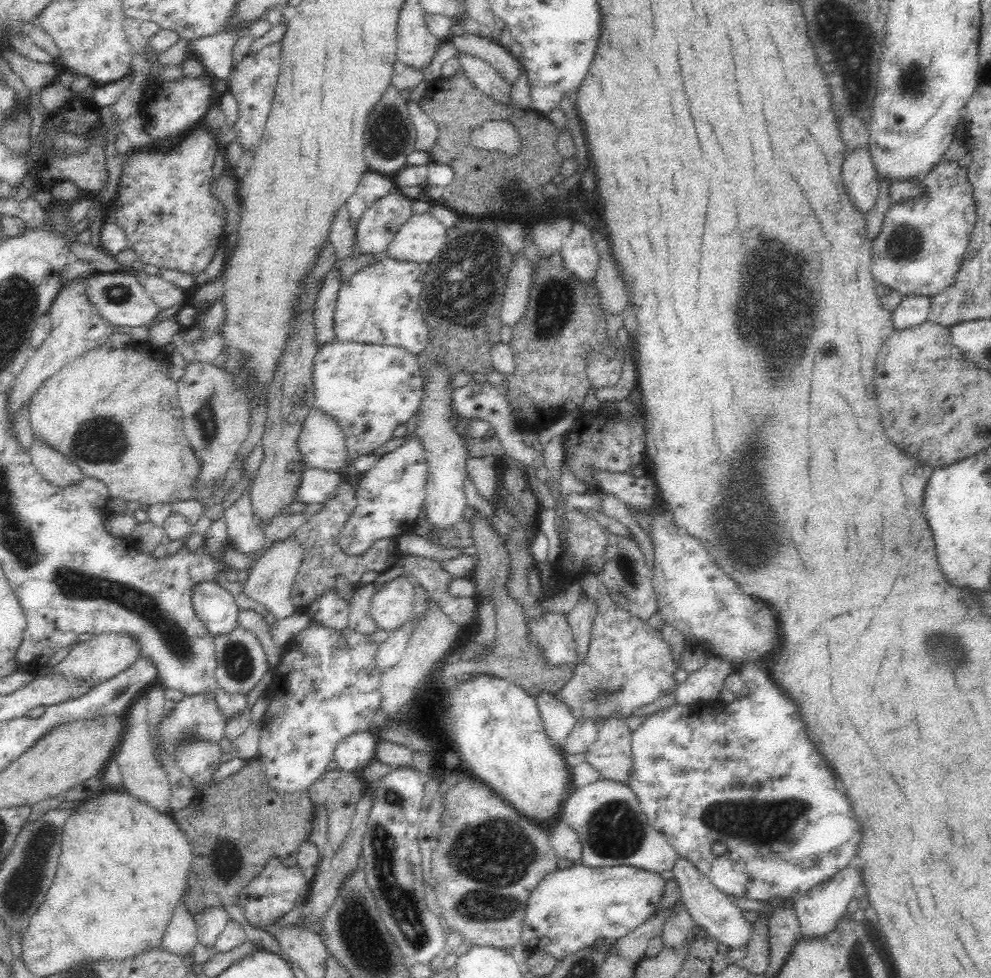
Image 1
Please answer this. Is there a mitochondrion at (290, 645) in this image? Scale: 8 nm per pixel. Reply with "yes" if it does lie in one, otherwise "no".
no

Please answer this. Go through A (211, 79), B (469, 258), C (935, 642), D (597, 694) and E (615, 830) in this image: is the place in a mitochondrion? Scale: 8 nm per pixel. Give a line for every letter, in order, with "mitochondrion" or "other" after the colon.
A: other
B: mitochondrion
C: mitochondrion
D: mitochondrion
E: mitochondrion

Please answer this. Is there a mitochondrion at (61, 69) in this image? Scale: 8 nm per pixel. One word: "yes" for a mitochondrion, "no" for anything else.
no

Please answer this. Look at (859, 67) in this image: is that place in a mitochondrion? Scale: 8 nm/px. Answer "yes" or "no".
yes

